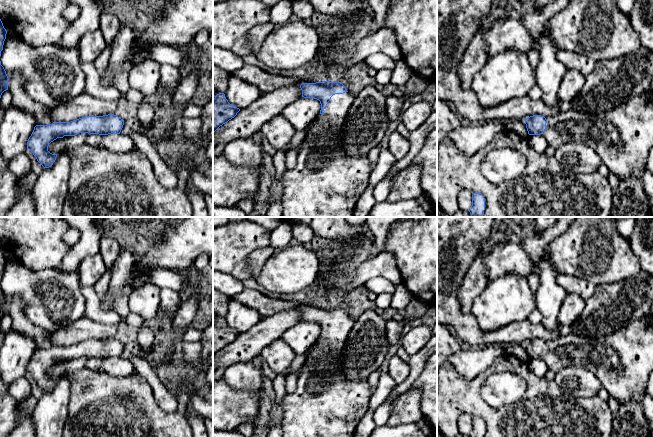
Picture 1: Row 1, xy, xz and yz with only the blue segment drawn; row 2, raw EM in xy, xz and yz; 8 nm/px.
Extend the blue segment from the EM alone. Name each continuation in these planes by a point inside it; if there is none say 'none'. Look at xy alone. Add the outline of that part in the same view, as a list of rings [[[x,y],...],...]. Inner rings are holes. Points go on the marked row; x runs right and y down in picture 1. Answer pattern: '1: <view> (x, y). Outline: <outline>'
none

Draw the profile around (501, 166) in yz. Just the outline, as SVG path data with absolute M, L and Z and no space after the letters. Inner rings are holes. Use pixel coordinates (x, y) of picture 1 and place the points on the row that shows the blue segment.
M497 148L483 158L480 172L491 184L501 186L518 179L526 166L526 157L519 150Z

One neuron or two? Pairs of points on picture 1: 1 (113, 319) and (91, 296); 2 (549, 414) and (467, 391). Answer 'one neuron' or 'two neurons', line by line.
1: one neuron
2: one neuron

